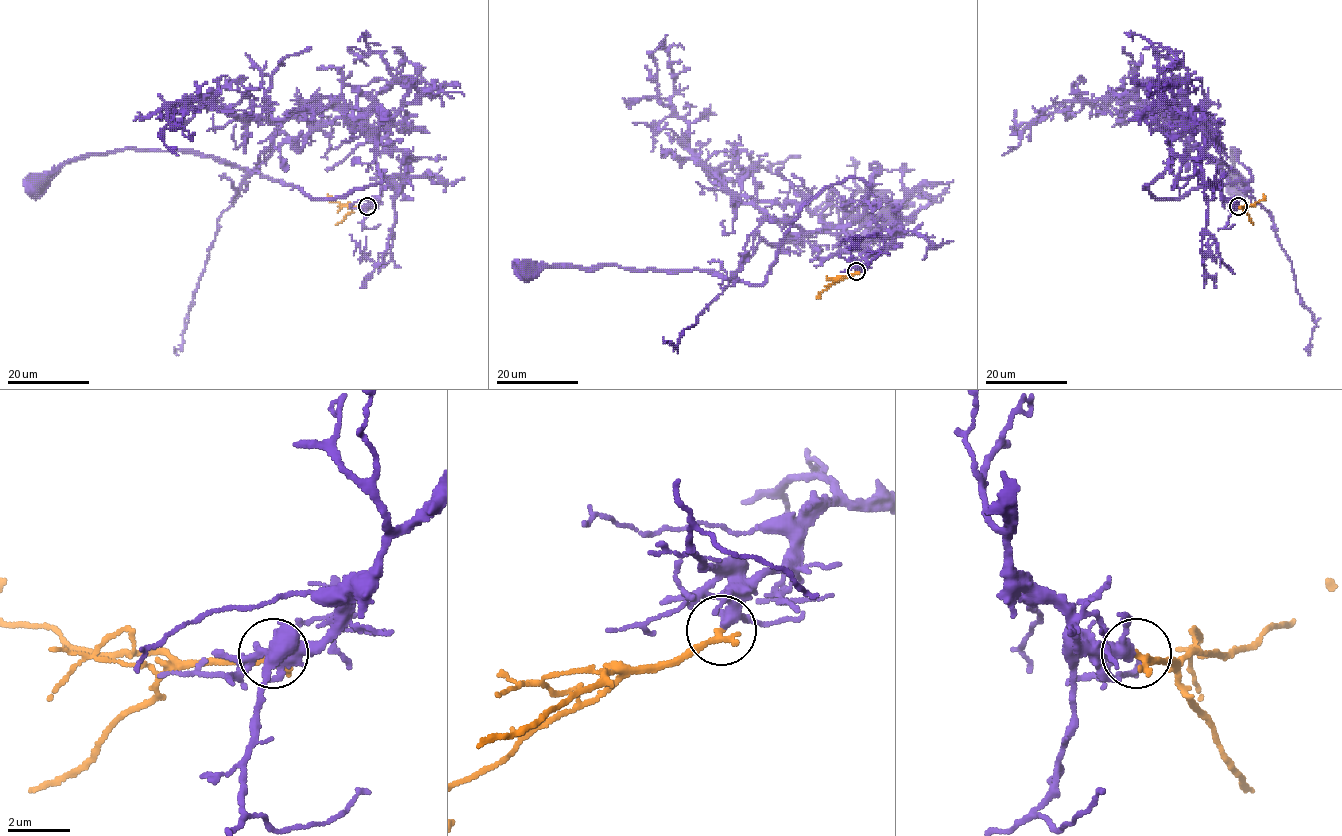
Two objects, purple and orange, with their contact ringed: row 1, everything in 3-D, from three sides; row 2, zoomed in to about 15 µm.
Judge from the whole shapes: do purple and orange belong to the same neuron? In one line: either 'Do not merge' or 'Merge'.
Merge

